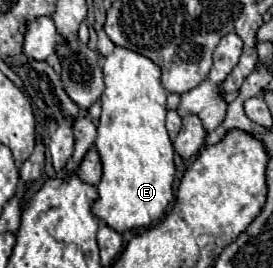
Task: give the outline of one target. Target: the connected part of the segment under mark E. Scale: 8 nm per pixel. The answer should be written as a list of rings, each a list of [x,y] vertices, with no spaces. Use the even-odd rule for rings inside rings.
[[[119,46],[103,60],[103,76],[103,112],[95,140],[103,162],[103,176],[91,212],[99,222],[123,234],[125,230],[159,222],[173,202],[173,144],[165,128],[167,90],[161,84],[161,70],[153,60]]]

